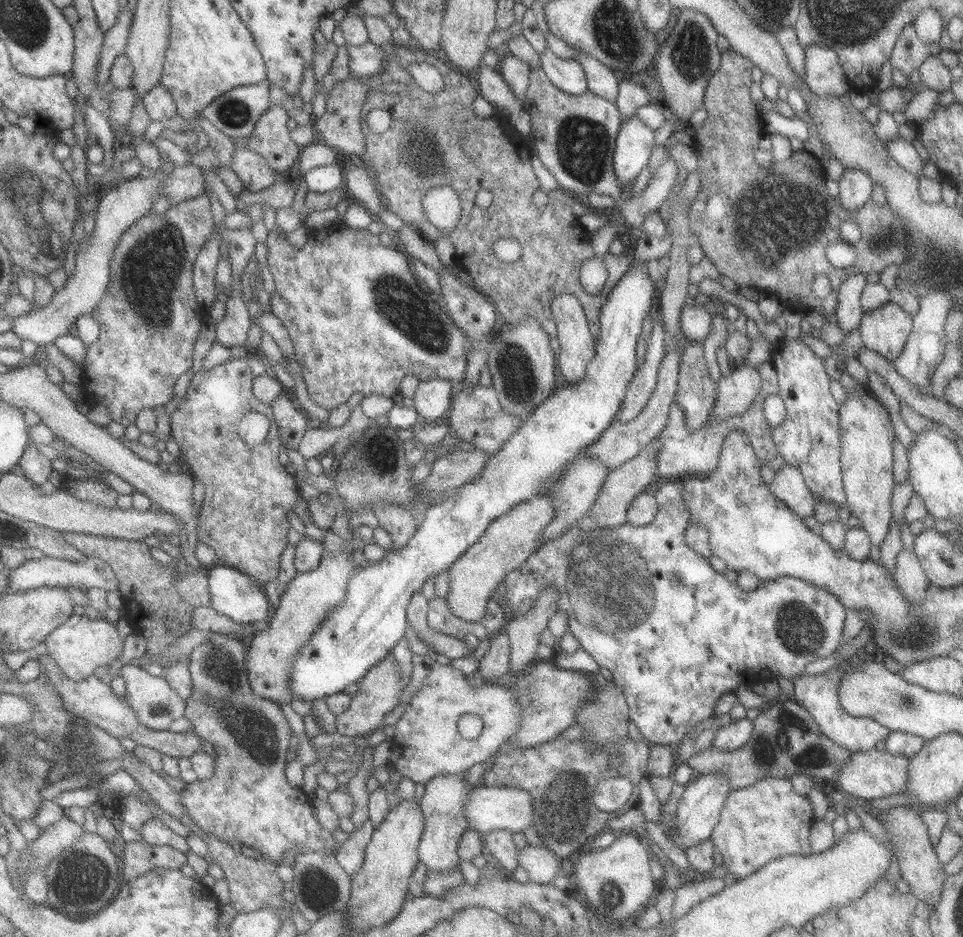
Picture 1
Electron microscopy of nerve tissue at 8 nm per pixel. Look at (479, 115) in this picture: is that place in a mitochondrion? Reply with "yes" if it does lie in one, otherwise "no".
no

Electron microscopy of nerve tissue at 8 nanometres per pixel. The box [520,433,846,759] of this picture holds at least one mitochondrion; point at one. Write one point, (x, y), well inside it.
(622, 587)

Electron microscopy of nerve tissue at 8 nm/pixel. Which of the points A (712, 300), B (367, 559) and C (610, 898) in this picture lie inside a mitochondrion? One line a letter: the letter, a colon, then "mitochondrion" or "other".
A: other
B: other
C: mitochondrion

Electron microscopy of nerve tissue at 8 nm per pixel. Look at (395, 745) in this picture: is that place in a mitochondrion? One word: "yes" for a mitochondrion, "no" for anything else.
no

